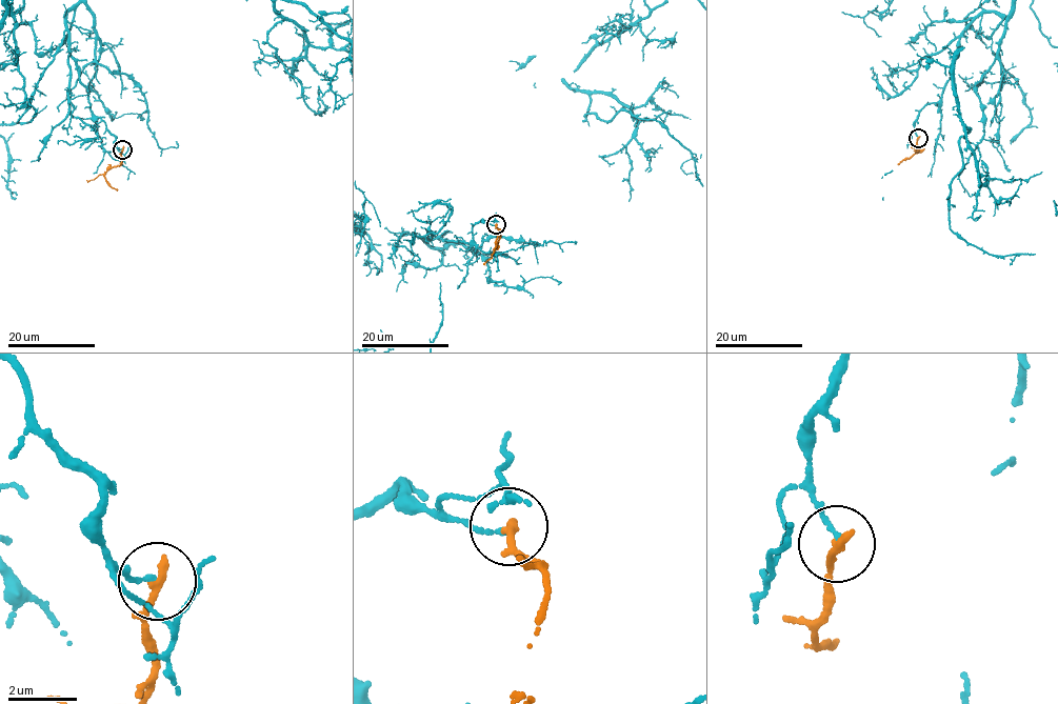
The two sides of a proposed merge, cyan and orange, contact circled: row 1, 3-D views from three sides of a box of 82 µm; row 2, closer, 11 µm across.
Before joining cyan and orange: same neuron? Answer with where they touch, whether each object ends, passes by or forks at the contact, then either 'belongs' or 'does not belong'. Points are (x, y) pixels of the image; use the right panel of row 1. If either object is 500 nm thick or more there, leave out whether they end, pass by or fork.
(918, 138) | cyan ends | orange ends | does not belong

